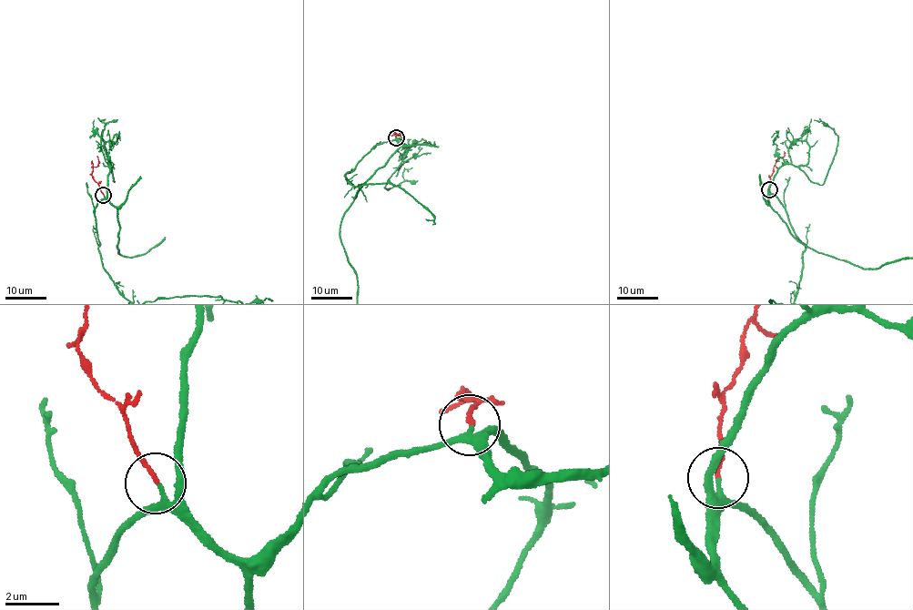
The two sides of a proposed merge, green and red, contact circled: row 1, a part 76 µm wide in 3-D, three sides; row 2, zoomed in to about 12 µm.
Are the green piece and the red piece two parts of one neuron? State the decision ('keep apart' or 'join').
join

